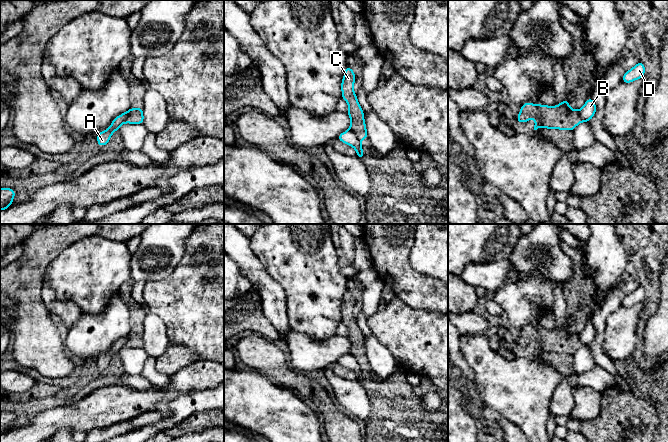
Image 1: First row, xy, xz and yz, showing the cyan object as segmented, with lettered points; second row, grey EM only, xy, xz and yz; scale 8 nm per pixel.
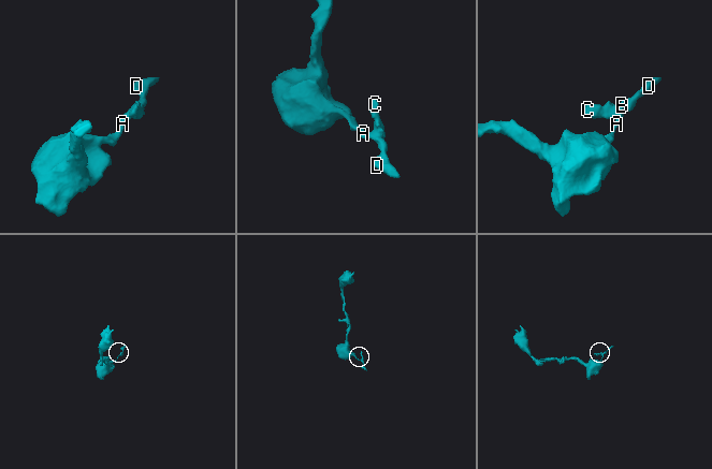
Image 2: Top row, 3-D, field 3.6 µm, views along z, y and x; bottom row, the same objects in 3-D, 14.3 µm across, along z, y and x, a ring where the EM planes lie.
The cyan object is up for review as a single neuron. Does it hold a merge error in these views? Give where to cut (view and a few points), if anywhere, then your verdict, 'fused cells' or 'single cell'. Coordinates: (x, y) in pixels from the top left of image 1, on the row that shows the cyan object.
cut xz (349, 129), (359, 141); fused cells

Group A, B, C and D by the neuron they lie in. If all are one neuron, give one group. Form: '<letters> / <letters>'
A B D / C

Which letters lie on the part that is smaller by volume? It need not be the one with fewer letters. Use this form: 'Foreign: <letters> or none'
Foreign: C

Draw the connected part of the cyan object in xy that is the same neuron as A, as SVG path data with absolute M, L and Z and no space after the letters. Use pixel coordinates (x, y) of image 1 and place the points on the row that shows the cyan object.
M129 111L124 112L123 114L117 116L111 123L110 127L105 130L101 131L97 134L97 143L98 146L105 146L108 144L112 134L114 131L119 130L119 127L125 122Z

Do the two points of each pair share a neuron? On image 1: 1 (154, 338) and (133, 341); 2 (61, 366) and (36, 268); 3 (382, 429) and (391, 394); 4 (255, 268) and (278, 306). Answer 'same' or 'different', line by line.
1: different
2: same
3: same
4: same

